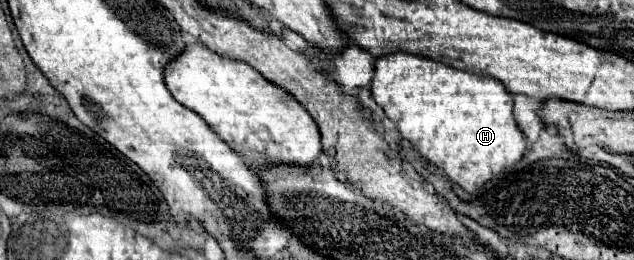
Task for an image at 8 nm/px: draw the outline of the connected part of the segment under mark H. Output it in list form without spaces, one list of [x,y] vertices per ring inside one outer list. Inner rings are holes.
[[[393,52],[375,60],[375,76],[371,80],[371,94],[383,108],[389,120],[397,120],[401,136],[419,150],[423,158],[441,168],[447,178],[473,194],[491,176],[515,166],[525,152],[525,136],[513,118],[513,98],[505,86],[489,76],[455,70],[425,56],[407,52]]]

